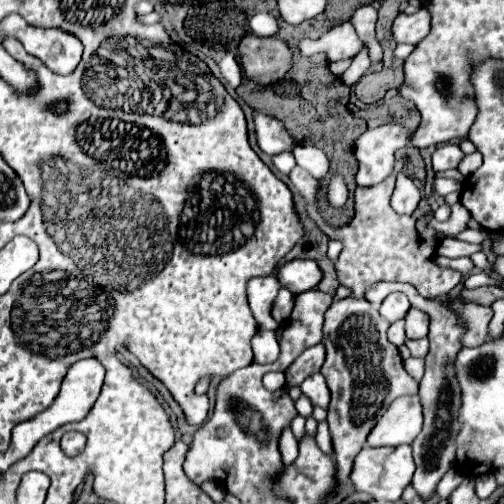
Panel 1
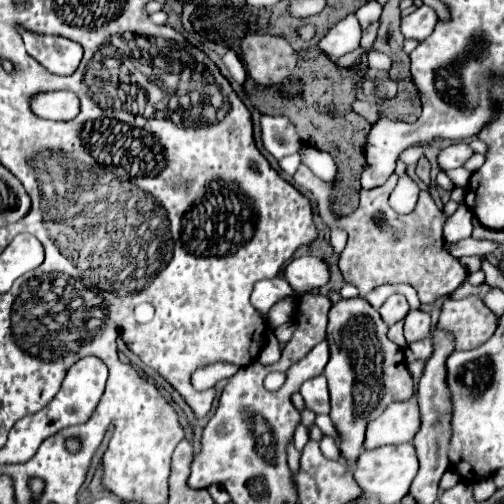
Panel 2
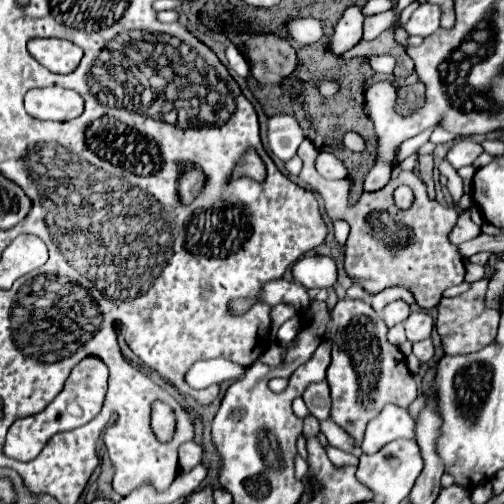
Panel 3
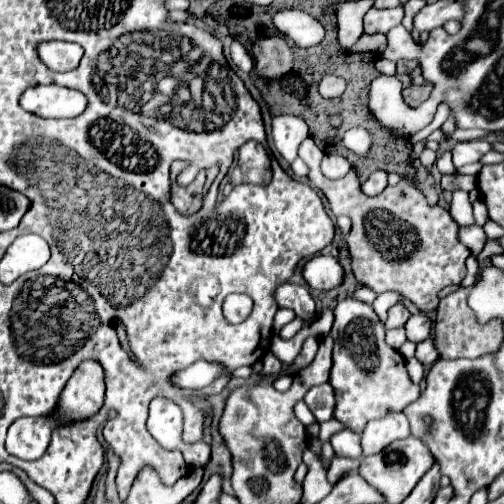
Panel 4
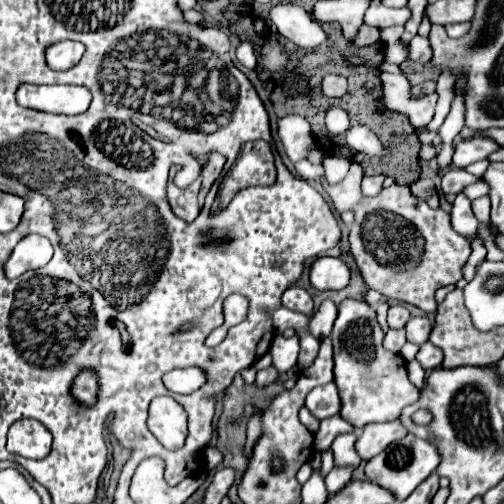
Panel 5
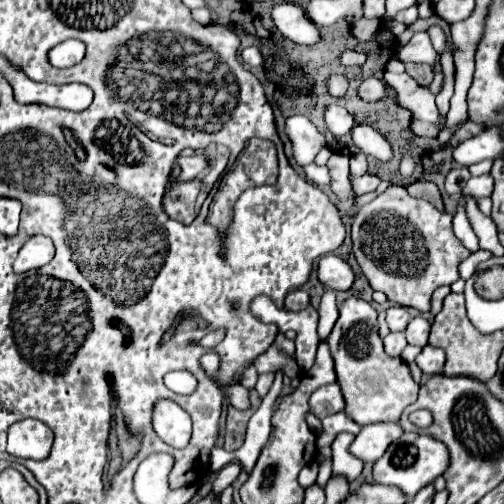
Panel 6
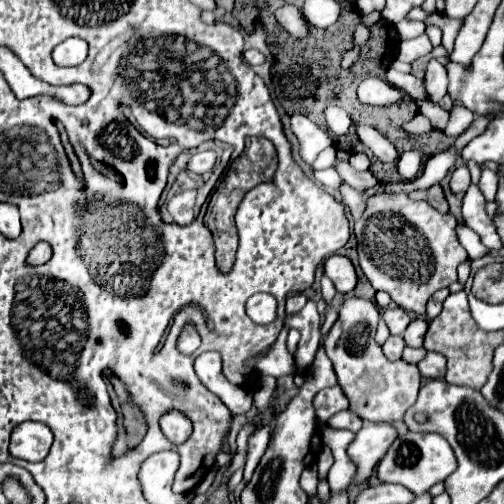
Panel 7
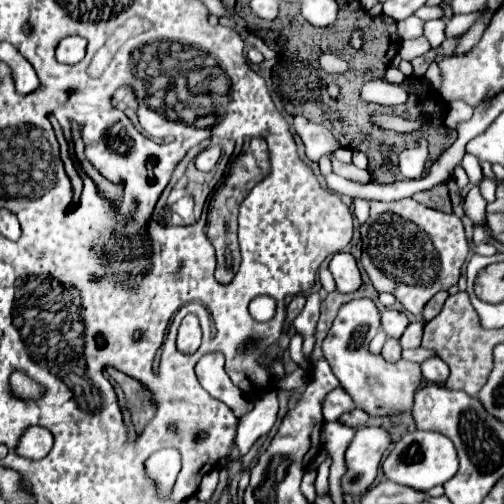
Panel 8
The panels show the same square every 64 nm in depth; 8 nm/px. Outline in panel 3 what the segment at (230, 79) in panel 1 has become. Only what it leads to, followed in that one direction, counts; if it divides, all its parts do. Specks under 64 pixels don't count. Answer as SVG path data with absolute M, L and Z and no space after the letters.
M230 44L230 46L226 48L226 60L228 60L228 70L230 70L234 76L238 76L238 78L246 78L246 76L248 76L250 64L248 64L248 60L244 58L244 54L242 54L234 44Z

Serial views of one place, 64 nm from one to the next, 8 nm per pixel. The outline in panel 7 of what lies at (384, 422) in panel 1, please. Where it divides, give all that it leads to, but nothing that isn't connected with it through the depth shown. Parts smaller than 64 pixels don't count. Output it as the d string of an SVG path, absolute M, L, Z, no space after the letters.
M366 424L348 446L348 456L358 466L354 484L362 484L370 478L372 468L382 460L388 446L396 440L398 430L392 424Z

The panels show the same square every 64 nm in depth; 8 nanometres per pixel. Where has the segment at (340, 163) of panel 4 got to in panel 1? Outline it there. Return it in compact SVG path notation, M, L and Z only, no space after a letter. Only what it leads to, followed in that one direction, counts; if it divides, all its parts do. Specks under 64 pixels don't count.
M296 146L292 154L296 158L296 164L310 172L314 178L324 178L328 174L328 158L324 150L316 146Z

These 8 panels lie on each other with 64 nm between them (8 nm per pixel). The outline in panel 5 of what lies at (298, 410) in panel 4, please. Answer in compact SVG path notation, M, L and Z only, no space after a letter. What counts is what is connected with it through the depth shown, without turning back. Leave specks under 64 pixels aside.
M302 406L302 408L300 408L298 416L300 416L300 422L302 422L310 432L316 432L316 430L318 430L318 424L320 424L320 422L310 414L310 410L308 410L306 406Z

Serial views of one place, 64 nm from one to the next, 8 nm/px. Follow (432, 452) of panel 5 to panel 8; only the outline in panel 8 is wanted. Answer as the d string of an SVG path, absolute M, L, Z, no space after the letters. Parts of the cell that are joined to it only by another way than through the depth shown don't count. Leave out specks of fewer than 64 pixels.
M408 432L404 434L394 448L390 450L388 458L382 464L382 472L386 476L386 480L410 486L418 492L428 492L430 488L444 484L448 478L452 478L458 470L458 458L456 458L456 450L454 444L438 434L438 432Z

